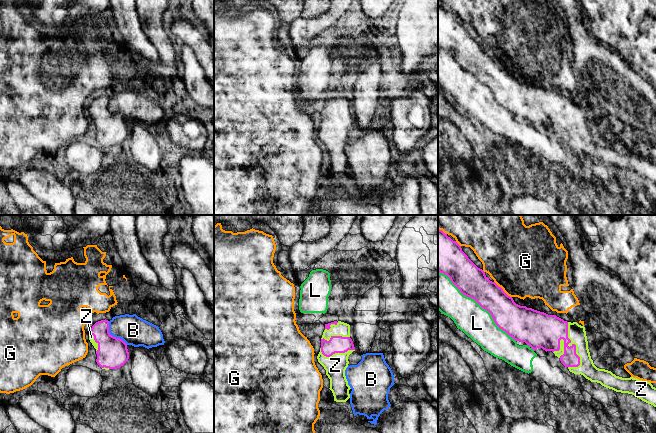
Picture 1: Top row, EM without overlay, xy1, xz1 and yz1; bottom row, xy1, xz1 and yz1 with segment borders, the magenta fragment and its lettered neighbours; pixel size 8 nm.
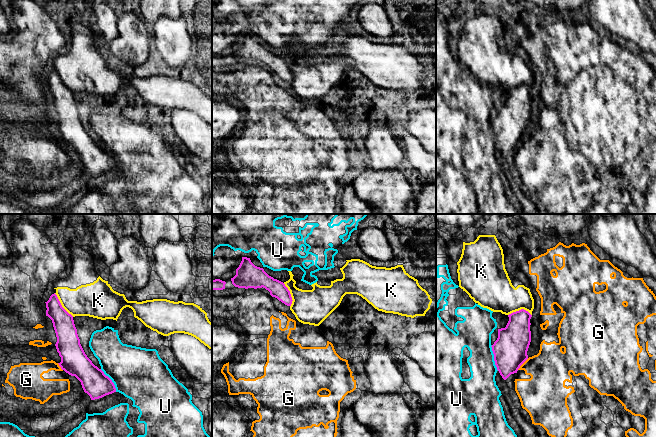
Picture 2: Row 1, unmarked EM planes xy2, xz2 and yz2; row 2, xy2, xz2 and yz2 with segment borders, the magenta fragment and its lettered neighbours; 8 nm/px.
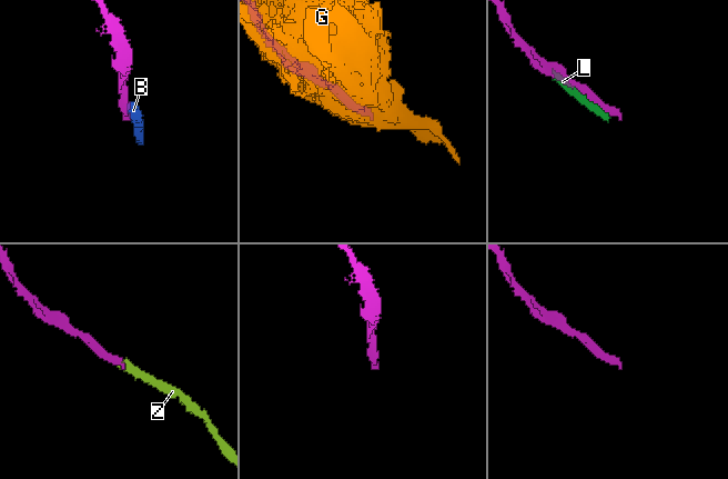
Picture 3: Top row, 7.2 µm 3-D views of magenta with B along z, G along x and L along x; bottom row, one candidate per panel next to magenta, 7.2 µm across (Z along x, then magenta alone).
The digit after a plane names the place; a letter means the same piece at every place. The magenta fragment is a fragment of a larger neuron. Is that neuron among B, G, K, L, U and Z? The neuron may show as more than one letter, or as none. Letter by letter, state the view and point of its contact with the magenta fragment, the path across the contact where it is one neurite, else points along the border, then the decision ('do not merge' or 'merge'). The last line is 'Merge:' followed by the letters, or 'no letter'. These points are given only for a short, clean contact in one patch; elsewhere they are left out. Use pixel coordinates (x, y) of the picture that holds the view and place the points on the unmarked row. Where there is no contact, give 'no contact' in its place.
B: contact xy1 (113, 112); do not merge
G: contact yz1 (502, 66); do not merge
K: contact xy2 (61, 81); do not merge
L: contact yz1 (478, 79); do not merge
U: contact yz2 (494, 134); do not merge
Z: contact yz1 (574, 120); merge
Merge: Z

